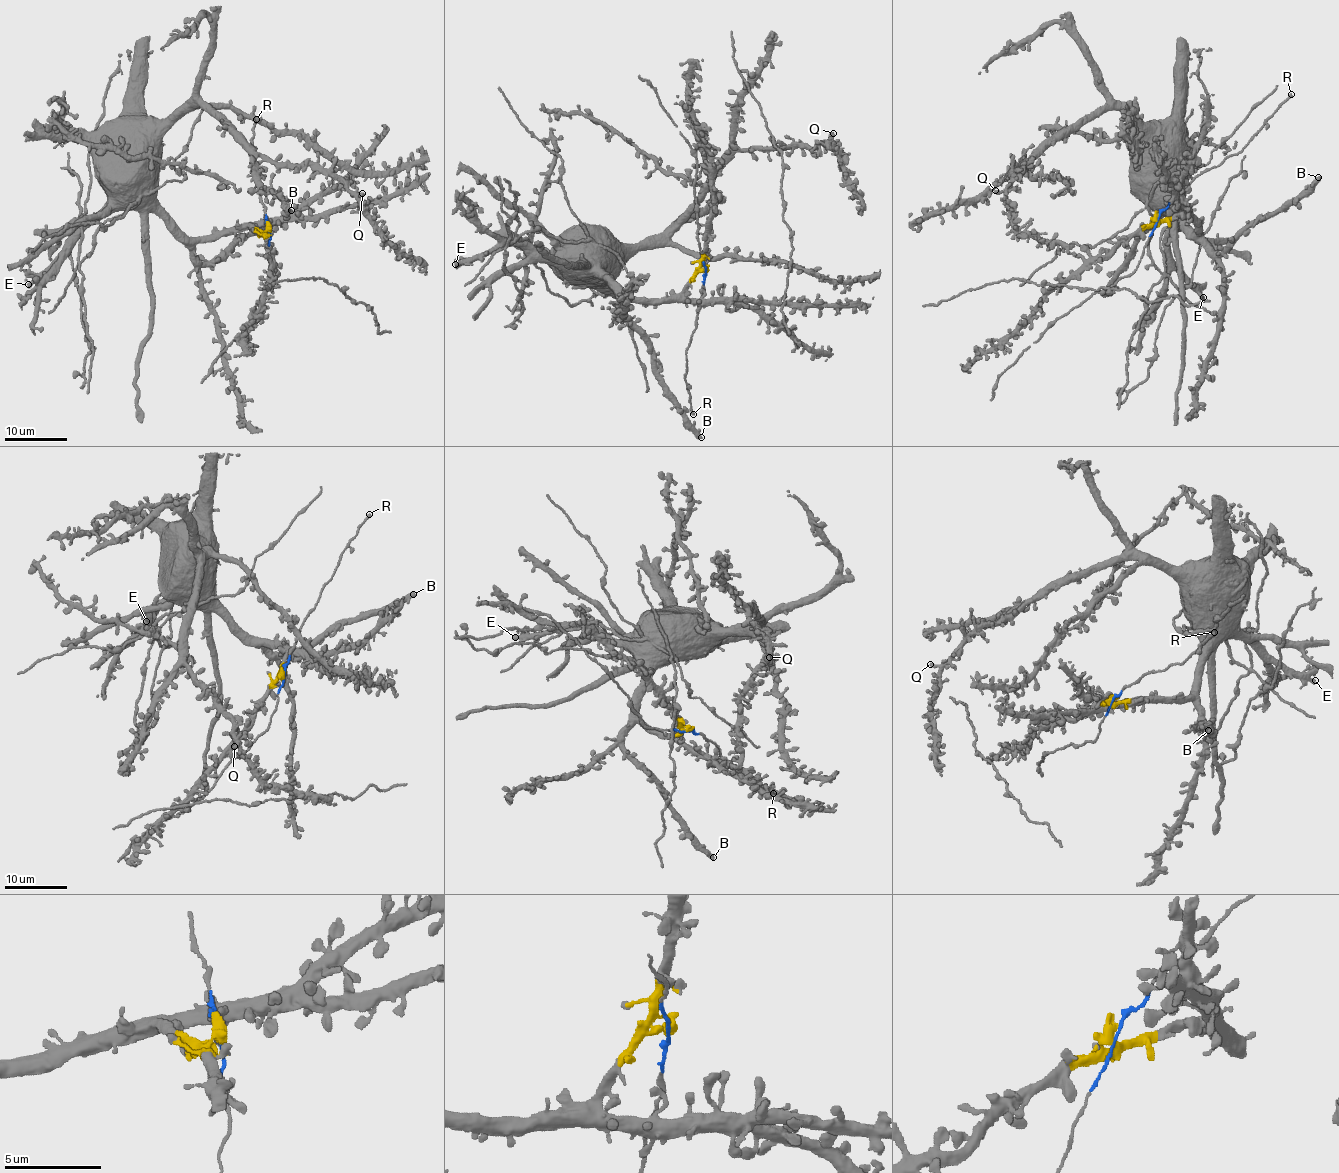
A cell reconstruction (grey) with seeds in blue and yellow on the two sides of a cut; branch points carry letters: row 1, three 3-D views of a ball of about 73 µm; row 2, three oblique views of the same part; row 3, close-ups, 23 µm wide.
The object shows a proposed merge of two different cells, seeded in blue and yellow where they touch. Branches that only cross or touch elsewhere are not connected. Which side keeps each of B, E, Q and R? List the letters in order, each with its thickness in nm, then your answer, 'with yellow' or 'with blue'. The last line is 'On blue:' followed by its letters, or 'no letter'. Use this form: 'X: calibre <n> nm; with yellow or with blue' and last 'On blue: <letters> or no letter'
B: calibre 480 nm; with yellow
E: calibre 440 nm; with yellow
Q: calibre 400 nm; with yellow
R: calibre 240 nm; with blue
On blue: R

